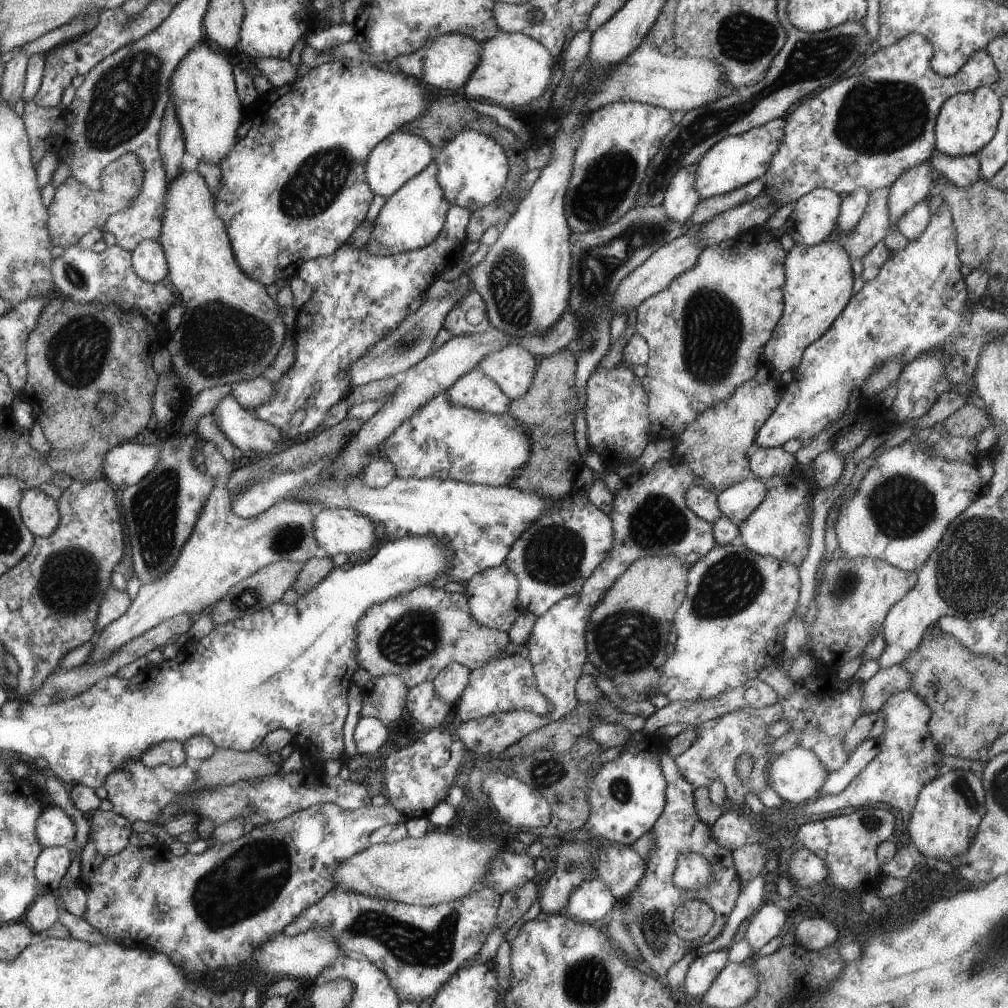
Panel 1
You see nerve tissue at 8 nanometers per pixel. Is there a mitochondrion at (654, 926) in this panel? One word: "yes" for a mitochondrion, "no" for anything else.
yes

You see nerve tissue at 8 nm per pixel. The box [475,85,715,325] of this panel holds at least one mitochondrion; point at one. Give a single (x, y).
(609, 180)

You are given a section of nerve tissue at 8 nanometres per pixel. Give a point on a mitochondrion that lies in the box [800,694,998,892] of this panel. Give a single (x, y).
(963, 788)

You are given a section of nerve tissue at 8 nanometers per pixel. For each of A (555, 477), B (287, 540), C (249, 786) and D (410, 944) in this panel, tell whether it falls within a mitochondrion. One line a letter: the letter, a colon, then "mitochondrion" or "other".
A: other
B: mitochondrion
C: other
D: mitochondrion

